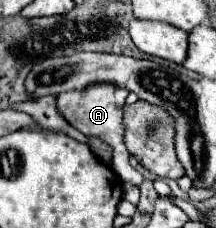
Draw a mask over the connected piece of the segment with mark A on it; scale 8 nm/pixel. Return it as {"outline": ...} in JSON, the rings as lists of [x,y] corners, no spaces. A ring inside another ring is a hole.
{"outline":[[[92,83],[88,85],[84,91],[68,91],[68,93],[60,93],[56,97],[56,107],[58,113],[72,125],[76,127],[80,133],[84,133],[86,137],[96,137],[100,141],[104,141],[106,145],[112,147],[114,151],[114,171],[120,175],[122,181],[130,181],[134,185],[142,185],[144,177],[130,167],[128,163],[128,149],[124,147],[124,121],[122,121],[122,107],[124,101],[128,97],[128,89],[118,87],[114,83]]]}

